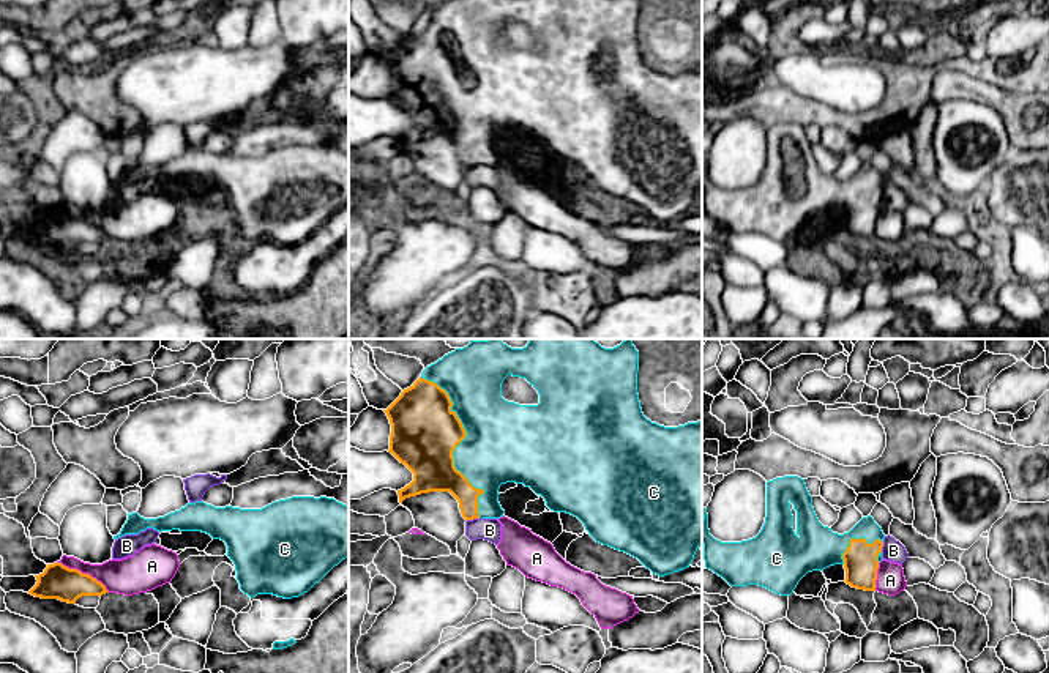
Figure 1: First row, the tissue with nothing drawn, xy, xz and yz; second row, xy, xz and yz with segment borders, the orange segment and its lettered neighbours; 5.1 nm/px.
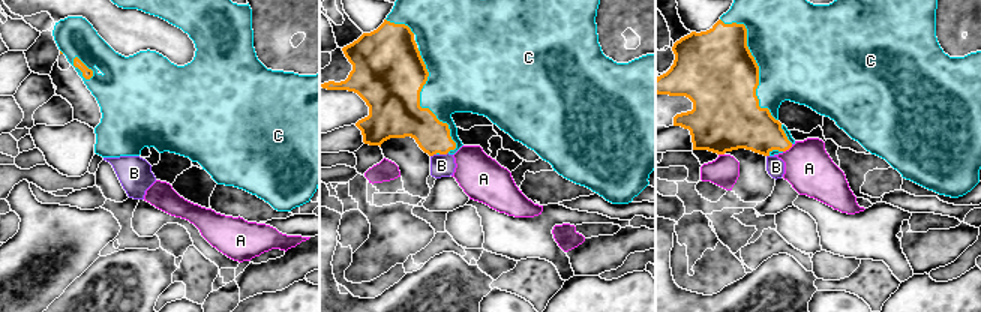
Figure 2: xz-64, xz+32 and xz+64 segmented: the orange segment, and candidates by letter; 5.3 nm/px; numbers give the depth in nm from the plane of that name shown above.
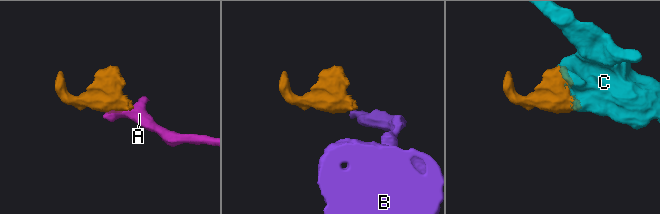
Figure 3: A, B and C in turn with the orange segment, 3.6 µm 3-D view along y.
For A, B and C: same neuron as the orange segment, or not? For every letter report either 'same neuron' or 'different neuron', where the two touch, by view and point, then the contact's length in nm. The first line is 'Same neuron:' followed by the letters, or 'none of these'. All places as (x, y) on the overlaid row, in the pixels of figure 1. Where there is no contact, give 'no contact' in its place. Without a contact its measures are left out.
Same neuron: C
A: different neuron; contact xy (84, 574); length 320 nm
B: different neuron; contact xz (474, 517); length 70 nm
C: same neuron; contact xz (459, 442); length 750 nm

